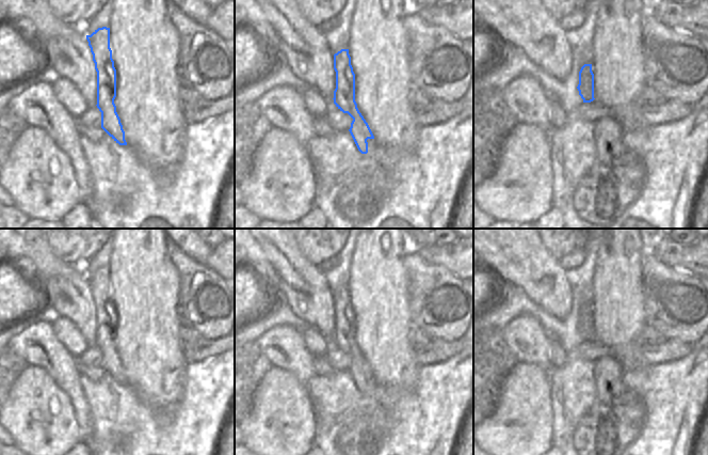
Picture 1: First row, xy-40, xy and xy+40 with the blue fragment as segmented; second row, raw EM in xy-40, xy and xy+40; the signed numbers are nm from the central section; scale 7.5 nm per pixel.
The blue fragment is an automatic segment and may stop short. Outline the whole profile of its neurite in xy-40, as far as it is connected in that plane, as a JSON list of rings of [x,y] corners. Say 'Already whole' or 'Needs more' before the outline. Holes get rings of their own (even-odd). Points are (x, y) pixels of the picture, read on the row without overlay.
Already whole. [[[102,266],[95,269],[91,274],[86,274],[95,309],[97,311],[97,347],[101,351],[101,367],[119,385],[127,385],[125,371],[120,358],[116,351],[114,339],[116,336],[116,309],[112,298],[110,287],[110,267]]]

